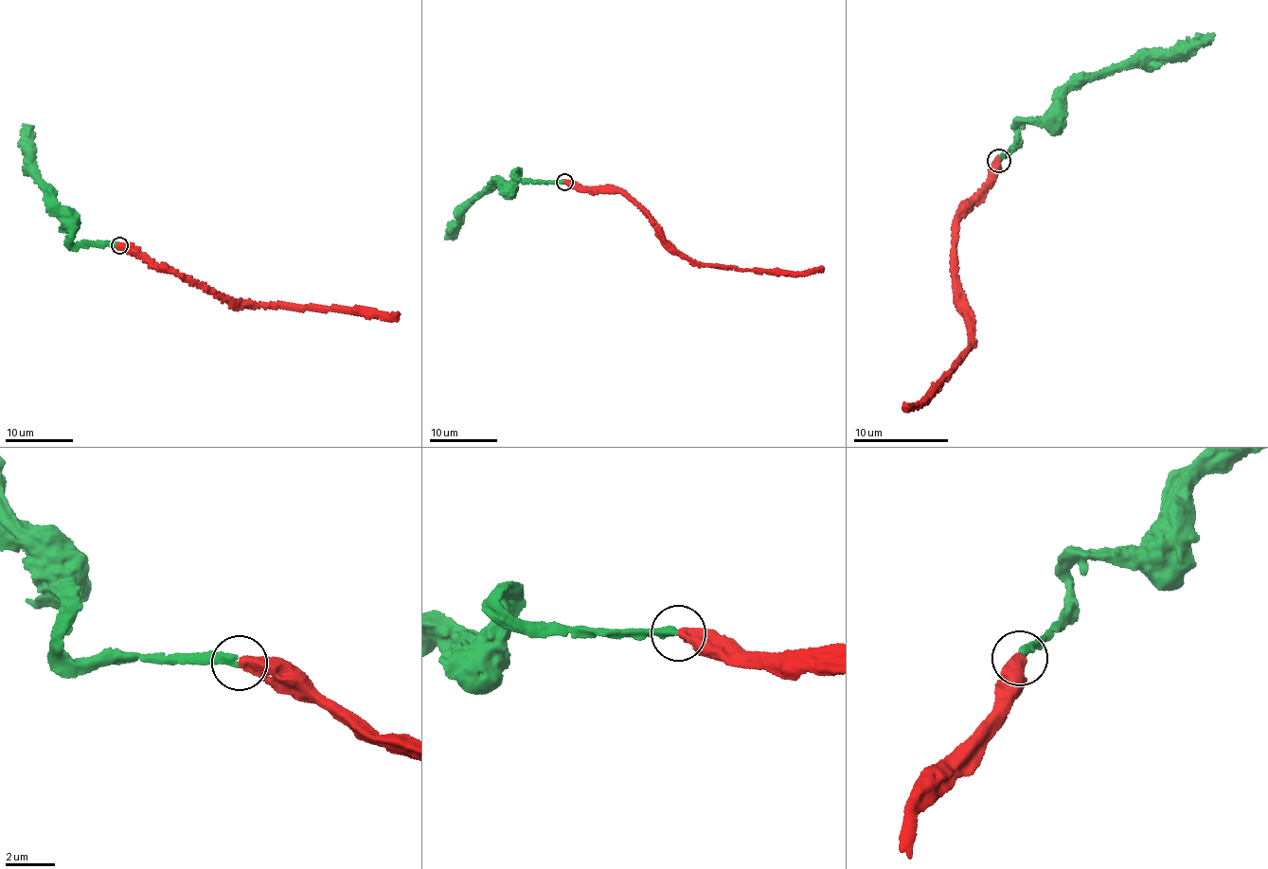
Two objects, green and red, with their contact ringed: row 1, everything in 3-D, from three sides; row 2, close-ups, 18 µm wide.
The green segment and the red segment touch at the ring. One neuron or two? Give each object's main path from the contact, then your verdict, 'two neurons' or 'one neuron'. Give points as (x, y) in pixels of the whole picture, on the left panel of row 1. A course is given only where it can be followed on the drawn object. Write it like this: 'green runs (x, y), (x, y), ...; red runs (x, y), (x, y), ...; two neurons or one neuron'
green runs (119, 245), (81, 242), (76, 245), (68, 241), (71, 228), (63, 221), (33, 167), (35, 151), (26, 124); red runs (119, 245), (133, 247), (154, 264), (169, 267), (212, 290), (256, 306), (285, 304), (377, 316), (399, 314); one neuron

